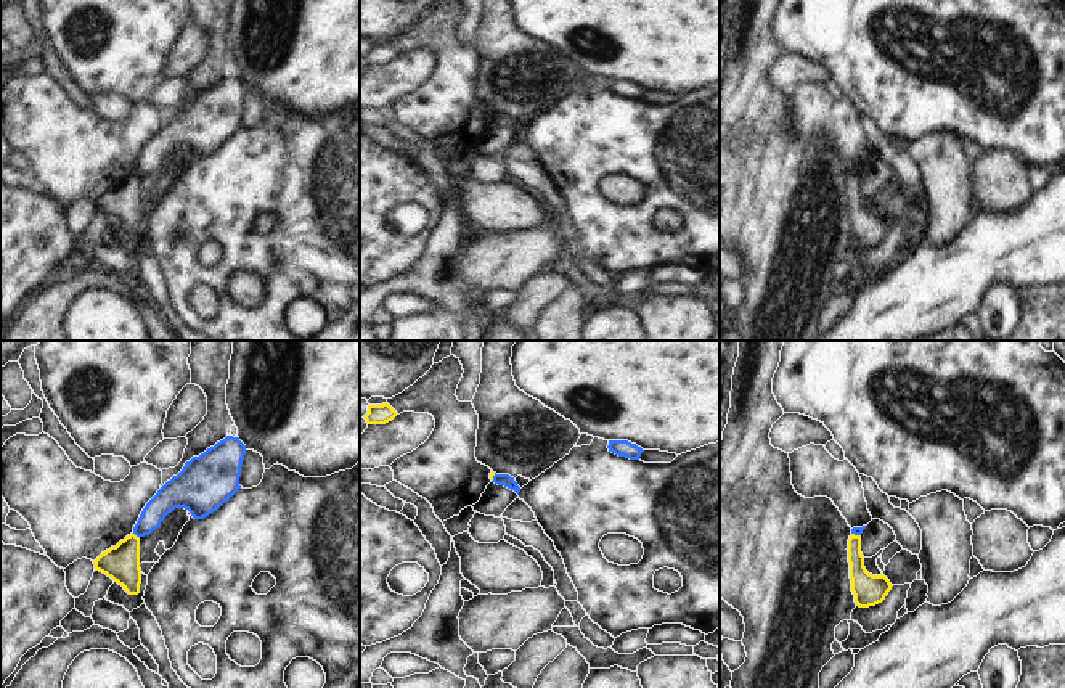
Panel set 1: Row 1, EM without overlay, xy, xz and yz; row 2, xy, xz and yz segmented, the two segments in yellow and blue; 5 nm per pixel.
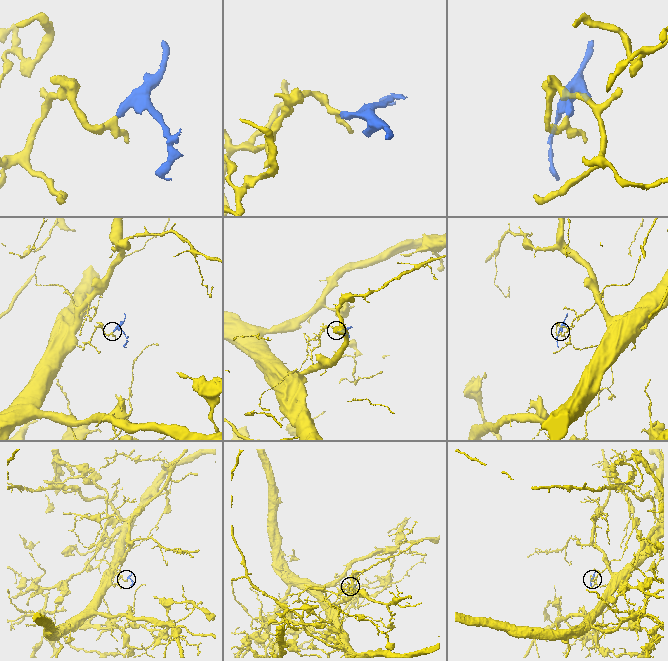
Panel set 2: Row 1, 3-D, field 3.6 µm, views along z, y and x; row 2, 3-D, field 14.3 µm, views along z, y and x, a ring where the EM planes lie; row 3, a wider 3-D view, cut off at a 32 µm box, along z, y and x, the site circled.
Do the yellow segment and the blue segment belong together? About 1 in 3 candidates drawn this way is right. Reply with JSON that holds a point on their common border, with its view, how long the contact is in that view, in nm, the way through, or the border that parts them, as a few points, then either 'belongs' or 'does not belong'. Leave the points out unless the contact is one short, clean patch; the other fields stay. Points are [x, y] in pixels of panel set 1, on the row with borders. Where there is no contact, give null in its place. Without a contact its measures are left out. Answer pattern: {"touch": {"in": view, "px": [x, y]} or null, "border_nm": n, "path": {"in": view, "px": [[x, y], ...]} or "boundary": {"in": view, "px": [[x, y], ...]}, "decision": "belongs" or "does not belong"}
{"touch": {"in": "xy", "px": [135, 536]}, "border_nm": 40, "boundary": {"in": "xy", "px": [[134, 532], [137, 537]]}, "decision": "does not belong"}

